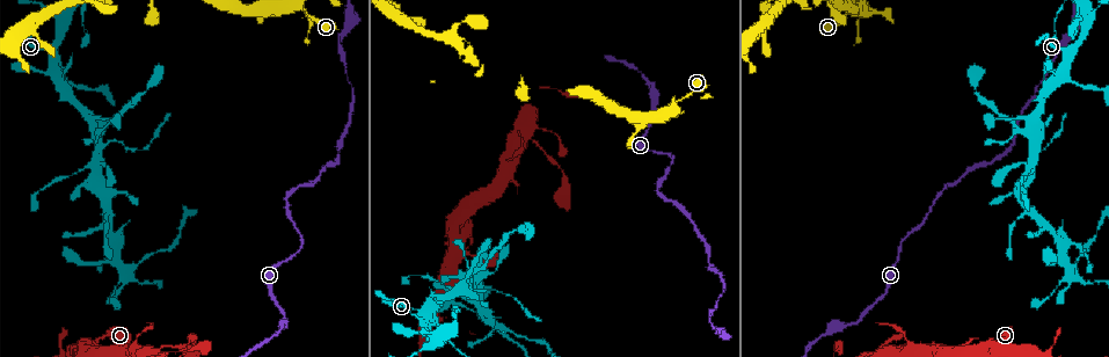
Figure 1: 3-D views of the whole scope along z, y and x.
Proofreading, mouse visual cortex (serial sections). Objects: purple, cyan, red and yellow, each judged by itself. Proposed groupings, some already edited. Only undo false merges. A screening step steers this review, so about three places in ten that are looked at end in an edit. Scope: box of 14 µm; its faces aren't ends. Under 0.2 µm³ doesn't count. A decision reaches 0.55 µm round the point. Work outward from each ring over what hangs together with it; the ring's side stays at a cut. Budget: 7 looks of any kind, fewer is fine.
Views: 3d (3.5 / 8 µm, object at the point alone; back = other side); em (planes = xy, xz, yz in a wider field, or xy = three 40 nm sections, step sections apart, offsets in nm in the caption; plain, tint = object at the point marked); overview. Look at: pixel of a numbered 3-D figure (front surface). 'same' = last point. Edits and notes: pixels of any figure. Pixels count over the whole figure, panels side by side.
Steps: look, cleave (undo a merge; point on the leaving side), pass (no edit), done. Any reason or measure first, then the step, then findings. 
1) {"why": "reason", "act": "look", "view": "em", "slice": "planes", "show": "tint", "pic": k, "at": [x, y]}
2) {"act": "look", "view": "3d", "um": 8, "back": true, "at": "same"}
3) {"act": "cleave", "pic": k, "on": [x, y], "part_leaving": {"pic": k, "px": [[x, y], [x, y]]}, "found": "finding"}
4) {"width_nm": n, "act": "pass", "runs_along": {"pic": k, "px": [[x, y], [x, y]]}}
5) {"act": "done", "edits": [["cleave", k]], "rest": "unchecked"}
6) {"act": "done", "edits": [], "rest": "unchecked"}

{"act": "look", "view": "3d", "um": 3.5, "pic": 1, "at": [161, 346]}

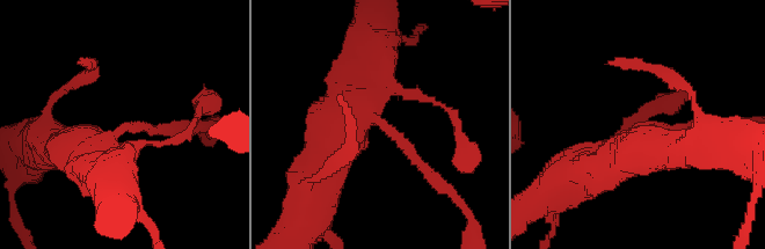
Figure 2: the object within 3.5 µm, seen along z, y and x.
{"arms": 3, "arm_widths_nm": [150, 600, 600], "act": "look", "view": "em", "slice": "planes", "show": "plain", "pic": 2, "at": [376, 123]}

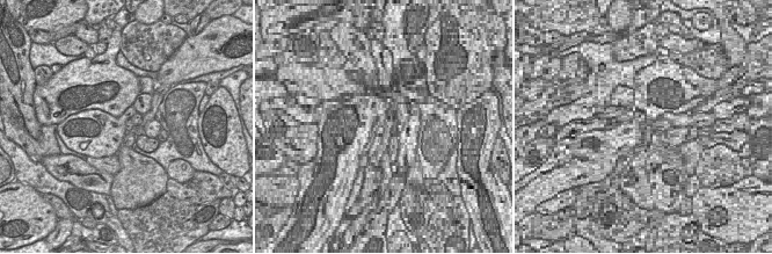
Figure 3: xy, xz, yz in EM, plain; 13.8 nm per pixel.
{"why": "where the object lies", "act": "look", "view": "em", "slice": "planes", "show": "tint", "at": "same"}

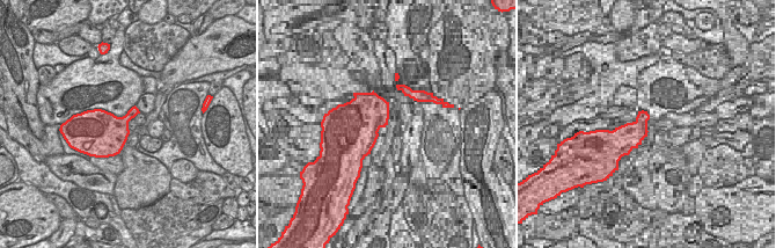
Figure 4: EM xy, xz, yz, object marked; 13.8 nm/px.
{"act": "pass", "runs_along": {"pic": 2, "px": [[72, 149], [103, 146], [122, 129], [175, 129]]}, "found": "one cell here"}

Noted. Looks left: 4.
{"why": "three arms meet", "act": "look", "view": "3d", "um": 3.5, "pic": 1, "at": [1031, 127]}

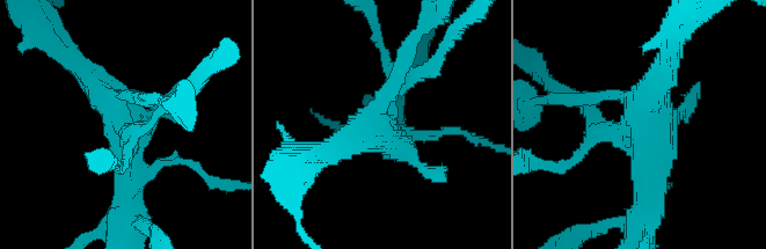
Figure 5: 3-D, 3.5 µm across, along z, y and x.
{"why": "need the tissue", "act": "look", "view": "em", "slice": "xy", "step": 2, "show": "tint", "pic": 5, "at": [648, 119]}

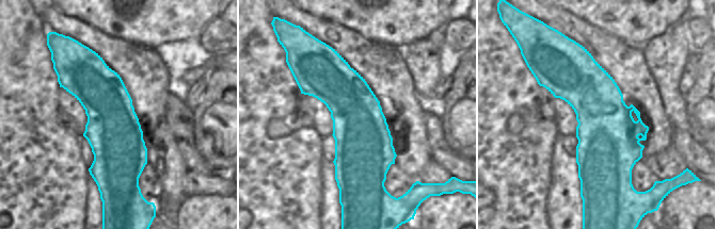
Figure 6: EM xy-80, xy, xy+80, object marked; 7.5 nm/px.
{"why": "cut it another way", "act": "look", "view": "em", "slice": "xy", "step": 5, "show": "tint", "at": "same"}

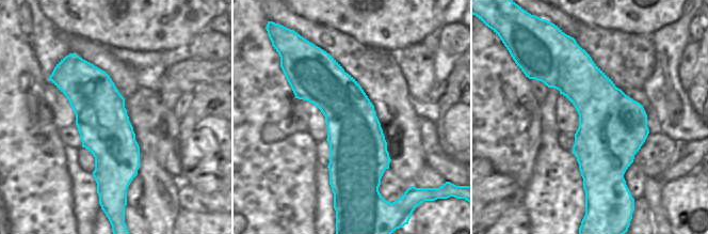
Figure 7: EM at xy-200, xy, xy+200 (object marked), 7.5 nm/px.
{"act": "pass", "found": "all the same cell"}

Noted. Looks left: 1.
{"act": "done", "edits": [], "rest": "unchecked"}

